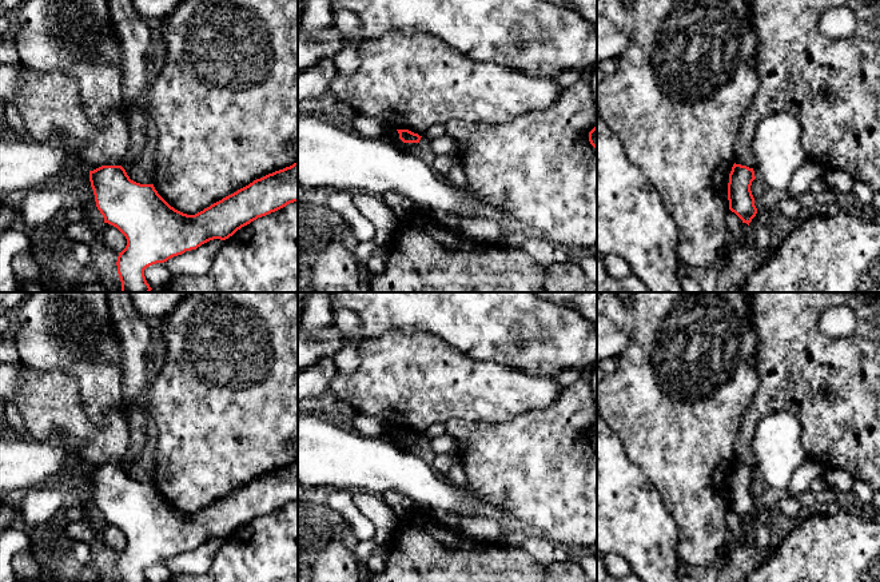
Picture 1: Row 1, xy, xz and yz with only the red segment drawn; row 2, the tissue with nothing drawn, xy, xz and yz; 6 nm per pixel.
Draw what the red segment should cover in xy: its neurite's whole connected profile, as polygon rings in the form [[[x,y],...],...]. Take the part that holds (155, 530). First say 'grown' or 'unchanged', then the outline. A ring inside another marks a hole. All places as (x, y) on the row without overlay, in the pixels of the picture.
unchanged; [[[298,461],[254,479],[195,514],[171,506],[154,483],[131,479],[122,465],[101,465],[89,470],[89,481],[104,522],[116,526],[127,538],[127,545],[119,551],[116,561],[122,582],[147,582],[144,575],[147,566],[196,549],[210,539],[226,539],[258,517],[298,501]]]

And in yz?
unchanged; [[[736,462],[733,463],[728,482],[729,509],[748,525],[757,513],[754,497],[750,490],[754,478],[753,467]]]

